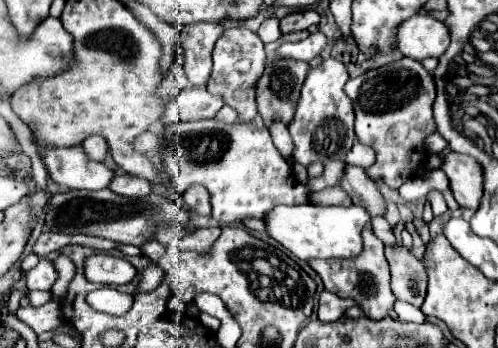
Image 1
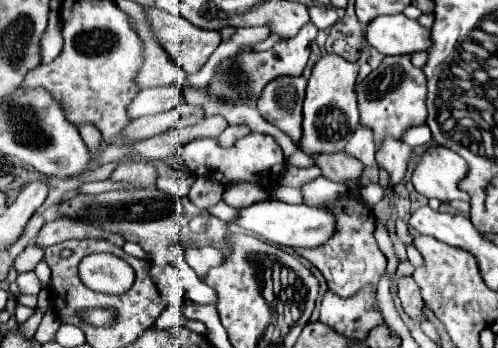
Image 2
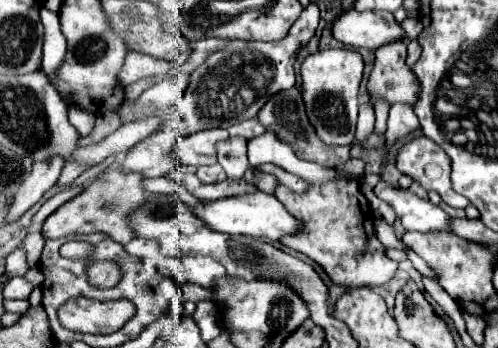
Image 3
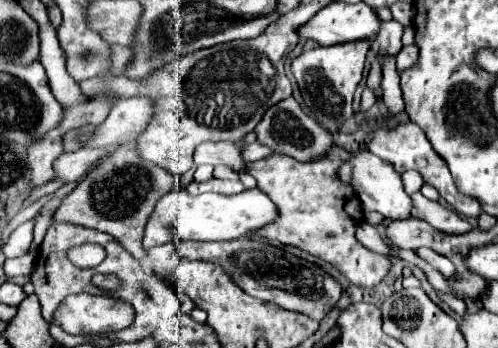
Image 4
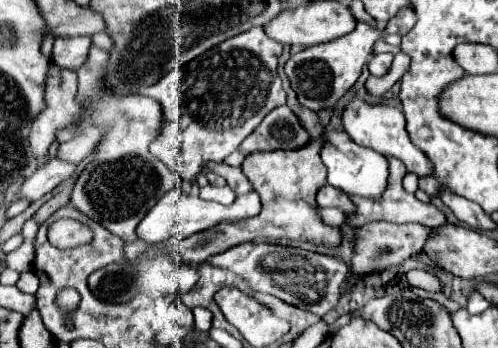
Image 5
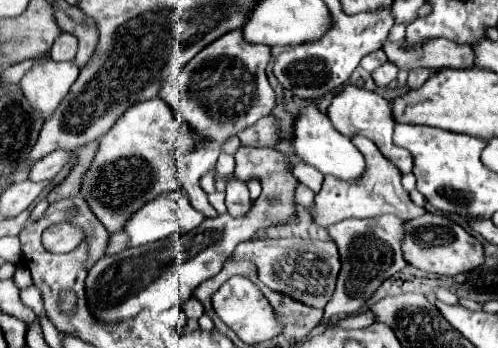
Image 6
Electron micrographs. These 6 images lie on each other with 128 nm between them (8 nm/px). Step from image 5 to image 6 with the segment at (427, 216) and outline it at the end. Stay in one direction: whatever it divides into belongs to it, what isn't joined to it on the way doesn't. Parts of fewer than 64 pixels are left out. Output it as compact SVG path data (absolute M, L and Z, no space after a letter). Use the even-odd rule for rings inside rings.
M360 134L352 136L352 144L364 154L366 160L366 170L360 176L360 180L340 180L336 176L324 176L322 188L316 194L314 204L308 208L310 216L314 218L314 222L322 228L340 222L344 218L374 218L380 214L396 214L402 220L412 220L416 216L426 214L424 208L418 208L408 192L402 188L400 184L400 170L396 166L392 166L376 148L376 144Z

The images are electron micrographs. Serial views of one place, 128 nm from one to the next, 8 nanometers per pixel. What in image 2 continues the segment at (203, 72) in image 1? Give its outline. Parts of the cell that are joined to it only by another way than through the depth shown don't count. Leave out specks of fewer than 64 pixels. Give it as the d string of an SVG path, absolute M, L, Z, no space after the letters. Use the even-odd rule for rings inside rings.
M144 8L144 14L148 18L148 24L152 26L152 34L154 34L156 42L172 56L172 60L184 70L184 74L198 72L204 66L204 62L210 58L210 54L216 50L216 46L220 44L218 32L196 28L196 26L188 24L188 20L184 20L180 16L172 16L160 8Z

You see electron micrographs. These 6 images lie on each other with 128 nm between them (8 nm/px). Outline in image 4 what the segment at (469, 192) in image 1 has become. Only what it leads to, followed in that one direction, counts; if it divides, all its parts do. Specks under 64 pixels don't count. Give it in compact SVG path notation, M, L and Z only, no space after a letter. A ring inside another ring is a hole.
M402 122L402 124L398 124L396 128L390 128L390 130L386 130L386 128L376 128L374 132L370 132L370 134L366 136L364 144L366 144L366 148L368 148L372 154L376 154L376 156L380 156L382 160L390 162L390 164L396 168L396 172L400 172L400 174L406 172L406 170L416 170L416 172L420 172L422 178L424 178L424 182L430 184L430 186L434 186L434 188L440 192L440 196L442 196L456 212L460 212L462 216L480 218L480 214L482 214L480 204L478 204L476 200L472 200L472 198L468 198L468 196L464 196L464 194L458 192L458 188L456 188L456 184L454 184L452 176L450 176L448 166L446 166L444 160L434 152L434 148L430 146L428 138L424 136L424 132L422 132L416 124L412 124L412 122Z

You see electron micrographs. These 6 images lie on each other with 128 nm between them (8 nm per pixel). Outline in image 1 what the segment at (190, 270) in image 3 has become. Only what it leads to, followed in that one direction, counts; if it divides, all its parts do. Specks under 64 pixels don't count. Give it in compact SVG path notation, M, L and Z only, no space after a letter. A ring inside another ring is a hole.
M212 226L212 228L200 228L194 234L178 240L178 248L180 250L192 250L192 252L204 252L208 254L212 248L212 242L220 236L220 228Z

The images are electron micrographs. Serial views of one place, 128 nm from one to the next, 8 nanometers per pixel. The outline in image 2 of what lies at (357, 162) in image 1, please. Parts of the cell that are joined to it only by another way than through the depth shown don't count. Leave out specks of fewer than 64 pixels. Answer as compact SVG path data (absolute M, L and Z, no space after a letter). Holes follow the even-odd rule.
M358 126L352 140L346 146L346 152L356 156L364 166L376 166L376 160L374 160L376 144L374 144L372 130L366 126Z

